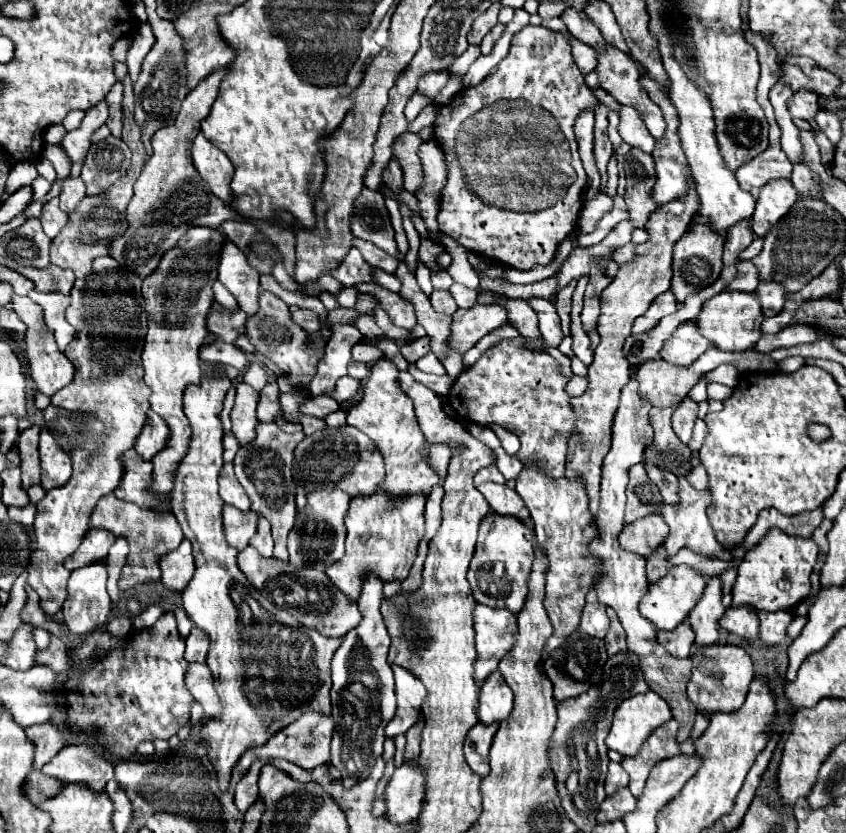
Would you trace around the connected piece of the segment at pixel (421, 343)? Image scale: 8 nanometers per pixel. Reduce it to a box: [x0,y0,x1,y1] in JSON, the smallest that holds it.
[401,335,431,363]

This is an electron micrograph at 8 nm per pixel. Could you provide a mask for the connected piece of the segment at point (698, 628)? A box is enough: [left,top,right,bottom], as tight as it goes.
[689,577,725,647]

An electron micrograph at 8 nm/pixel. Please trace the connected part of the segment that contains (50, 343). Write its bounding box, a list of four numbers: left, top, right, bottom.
[11,295,73,395]

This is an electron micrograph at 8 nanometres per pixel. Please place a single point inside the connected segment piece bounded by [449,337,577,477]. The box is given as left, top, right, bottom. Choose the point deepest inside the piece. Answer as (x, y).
(511, 386)

